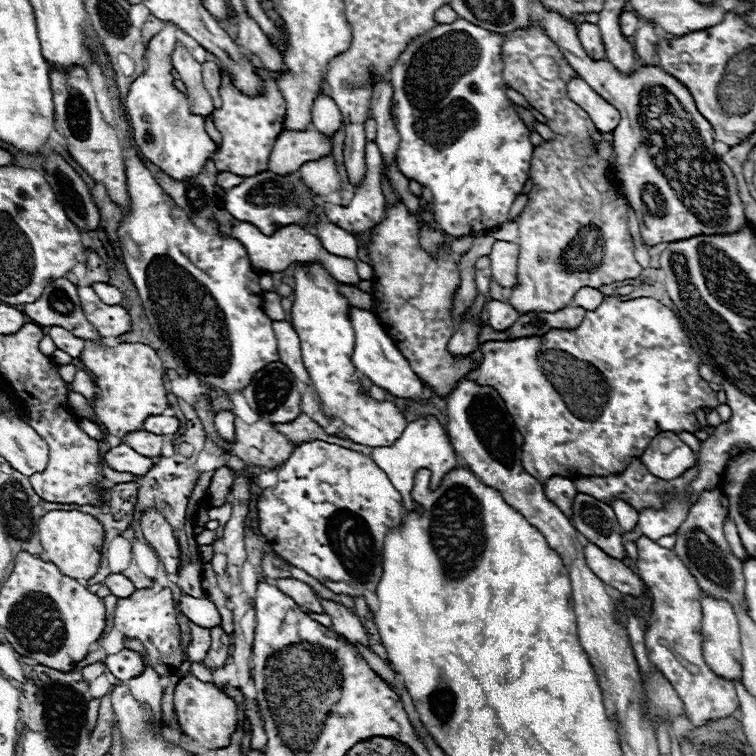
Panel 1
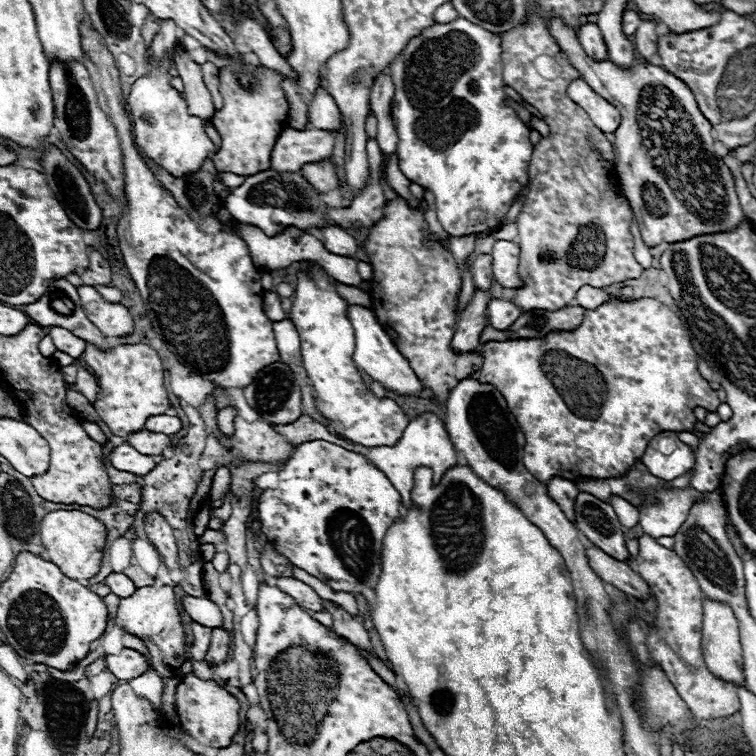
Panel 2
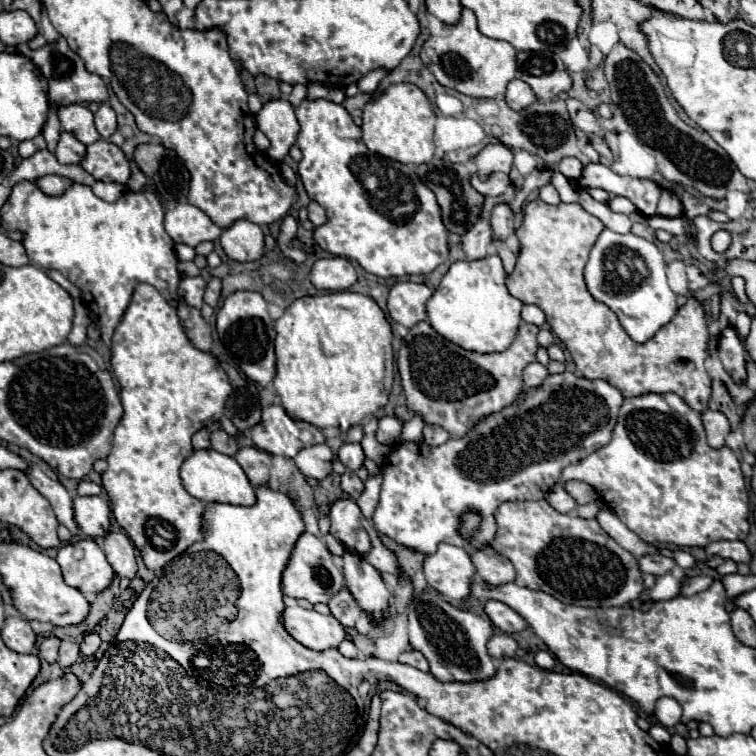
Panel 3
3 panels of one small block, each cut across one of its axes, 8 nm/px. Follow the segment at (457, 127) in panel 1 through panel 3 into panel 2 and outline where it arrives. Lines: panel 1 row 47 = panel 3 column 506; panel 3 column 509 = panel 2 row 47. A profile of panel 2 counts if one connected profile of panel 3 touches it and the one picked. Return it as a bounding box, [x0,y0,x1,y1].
[390,18,534,236]

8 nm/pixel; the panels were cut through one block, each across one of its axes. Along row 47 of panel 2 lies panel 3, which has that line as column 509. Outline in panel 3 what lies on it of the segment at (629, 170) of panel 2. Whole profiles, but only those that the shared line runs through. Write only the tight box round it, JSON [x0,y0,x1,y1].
[472,544,516,584]

